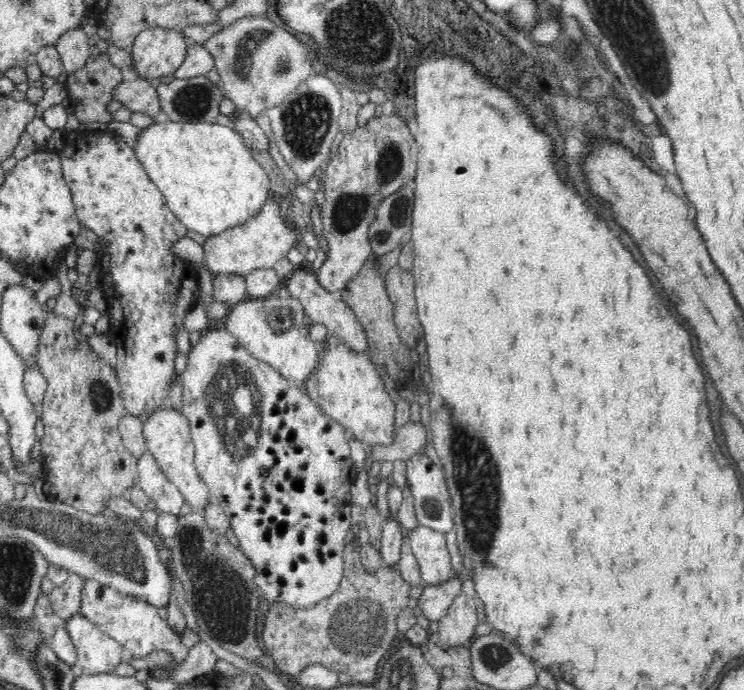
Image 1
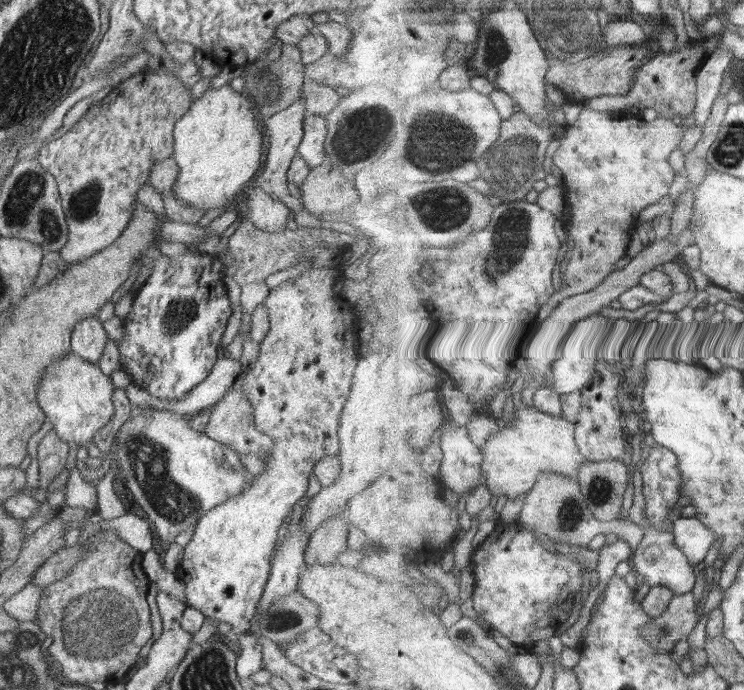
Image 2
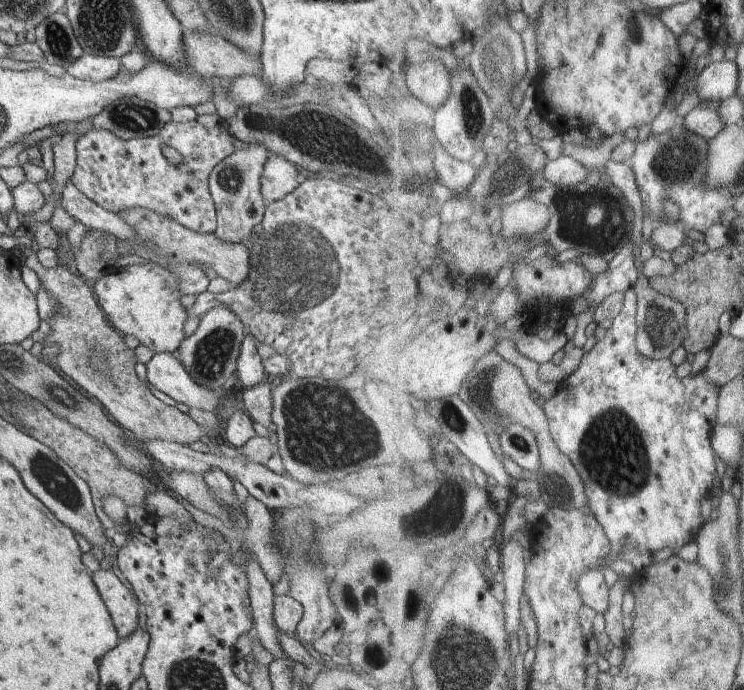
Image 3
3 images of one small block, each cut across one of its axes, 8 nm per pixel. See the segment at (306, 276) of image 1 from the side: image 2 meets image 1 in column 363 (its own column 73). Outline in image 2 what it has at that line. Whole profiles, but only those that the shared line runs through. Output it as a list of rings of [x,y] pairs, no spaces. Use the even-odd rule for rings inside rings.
[[[97,316],[86,317],[72,329],[70,351],[84,360],[97,363],[101,358],[108,334]]]

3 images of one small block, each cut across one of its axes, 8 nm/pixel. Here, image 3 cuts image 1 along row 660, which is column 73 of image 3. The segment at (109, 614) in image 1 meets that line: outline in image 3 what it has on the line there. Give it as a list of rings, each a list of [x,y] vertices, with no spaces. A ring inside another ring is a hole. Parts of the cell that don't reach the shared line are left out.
[[[170,121],[162,133],[154,137],[143,137],[121,140],[108,130],[90,130],[82,135],[76,144],[77,164],[70,182],[89,200],[96,202],[105,210],[119,213],[130,208],[146,208],[166,218],[176,220],[178,224],[194,230],[195,233],[212,234],[216,230],[217,211],[209,188],[209,177],[212,170],[222,160],[237,151],[234,148],[234,136],[228,132],[223,123],[210,129],[197,121],[178,123]],[[168,152],[179,152],[180,162],[172,164]]]

